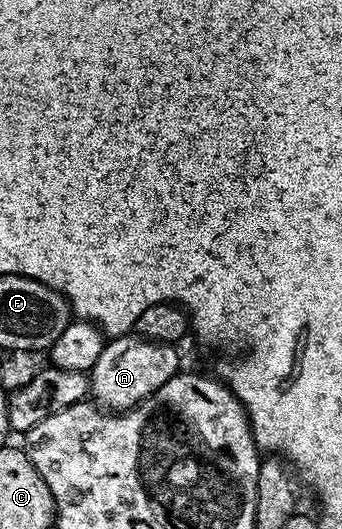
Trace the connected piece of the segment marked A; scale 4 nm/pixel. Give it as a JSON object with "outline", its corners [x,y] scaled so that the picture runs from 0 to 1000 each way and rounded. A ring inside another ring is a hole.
{"outline":[[[368,633],[310,643],[289,679],[260,705],[266,750],[287,767],[319,777],[374,777],[427,758],[456,735],[477,732],[532,696],[520,662],[409,633]]]}

